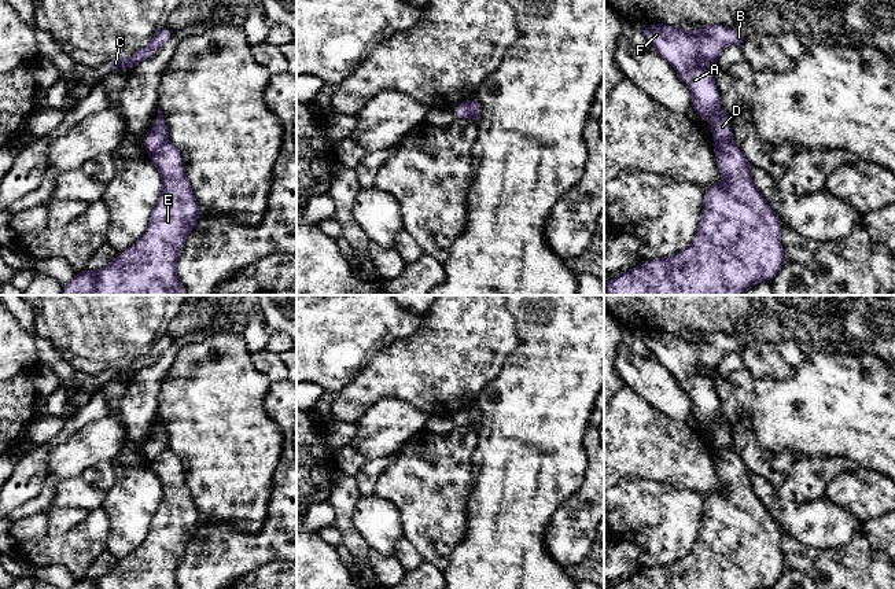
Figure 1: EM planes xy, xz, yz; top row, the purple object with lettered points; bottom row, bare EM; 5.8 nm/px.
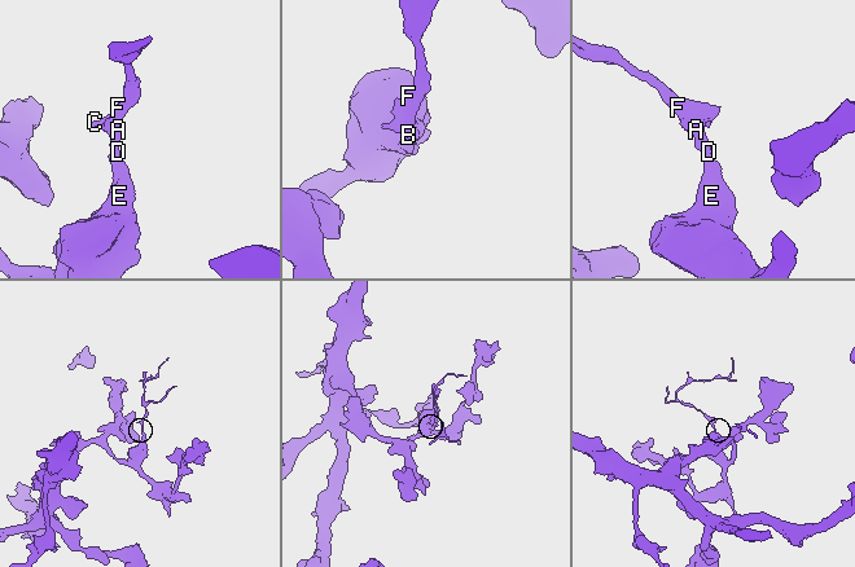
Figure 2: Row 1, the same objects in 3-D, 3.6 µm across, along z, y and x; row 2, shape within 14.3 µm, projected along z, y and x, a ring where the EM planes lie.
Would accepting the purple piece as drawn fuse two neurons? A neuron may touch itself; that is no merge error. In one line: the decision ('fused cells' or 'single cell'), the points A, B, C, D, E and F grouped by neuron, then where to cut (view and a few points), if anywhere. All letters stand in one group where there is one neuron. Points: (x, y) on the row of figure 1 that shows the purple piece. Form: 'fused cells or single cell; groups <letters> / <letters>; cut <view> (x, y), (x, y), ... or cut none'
fused cells; groups A B C D F / E; cut xy (166, 139), (150, 154)

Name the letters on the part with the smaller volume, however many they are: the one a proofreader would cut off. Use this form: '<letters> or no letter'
A, B, C, D, F

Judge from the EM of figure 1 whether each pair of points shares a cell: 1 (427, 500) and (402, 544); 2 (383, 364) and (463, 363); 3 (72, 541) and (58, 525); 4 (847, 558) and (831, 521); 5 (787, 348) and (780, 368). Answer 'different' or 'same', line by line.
1: different
2: same
3: different
4: different
5: different

